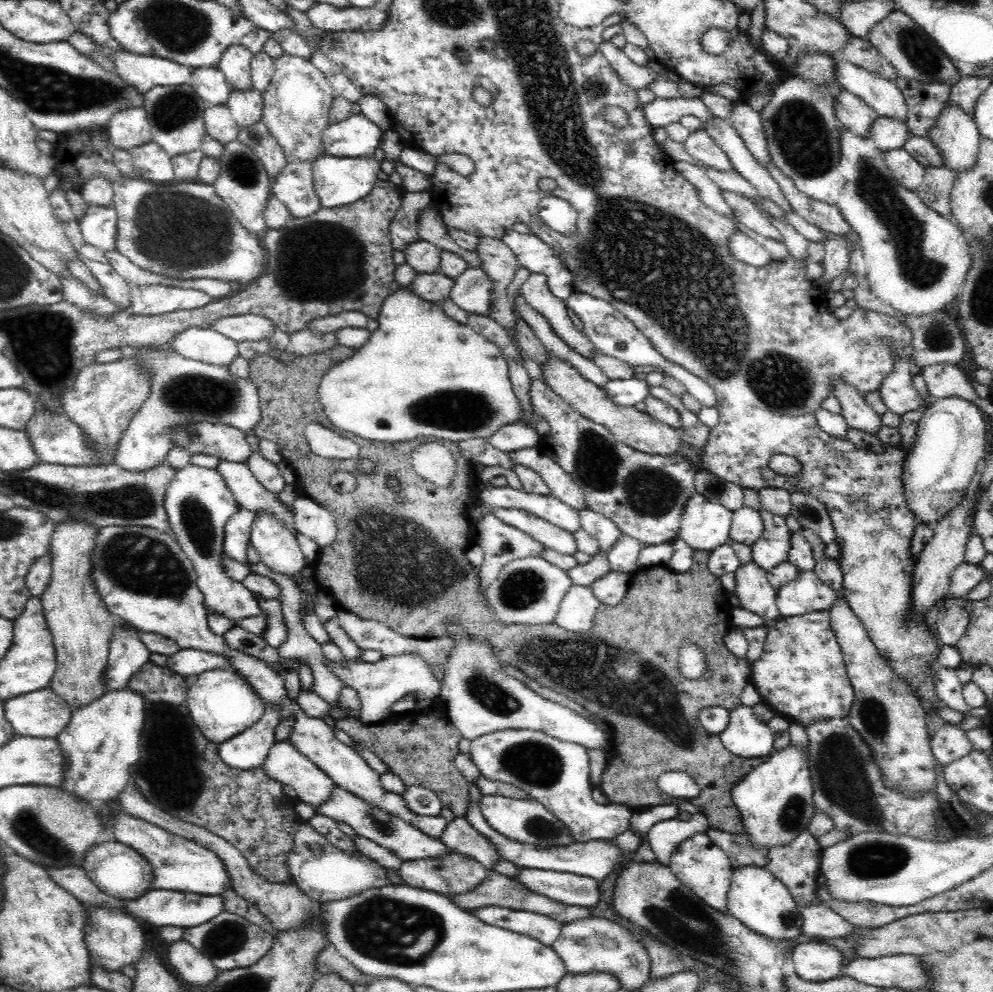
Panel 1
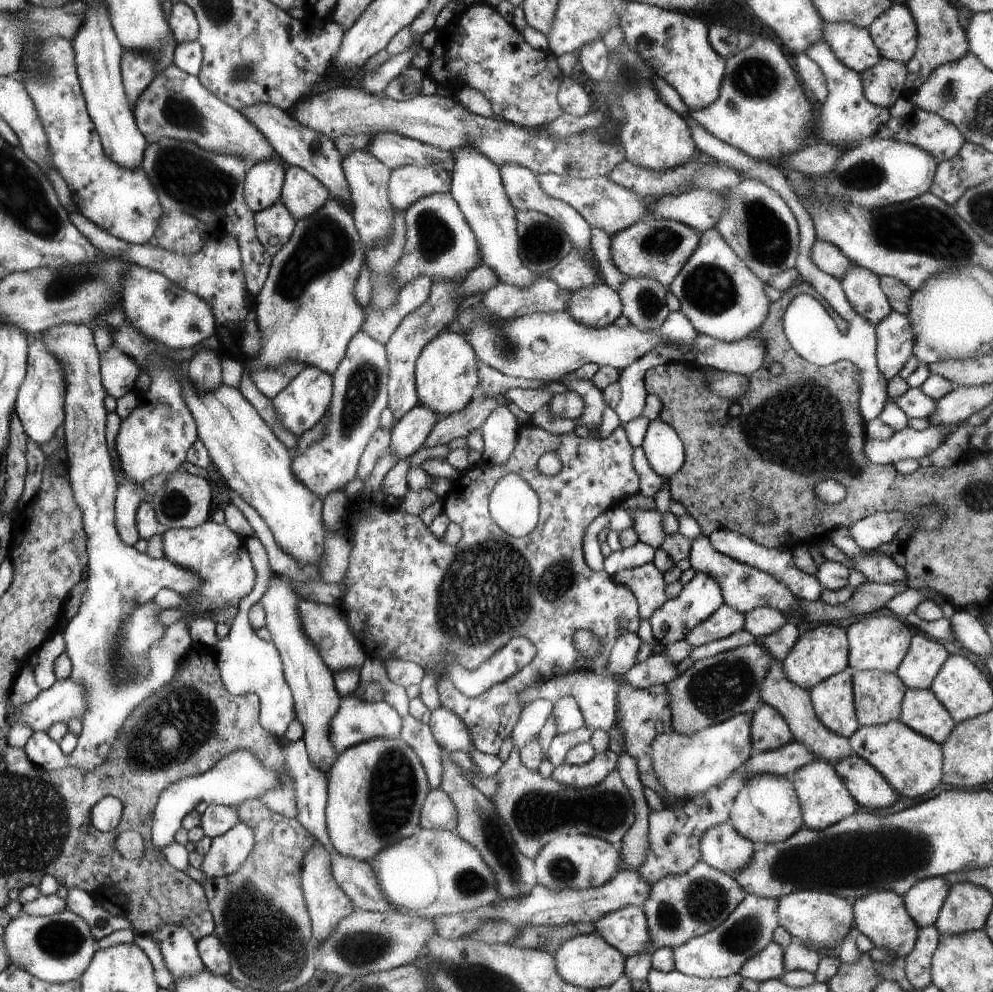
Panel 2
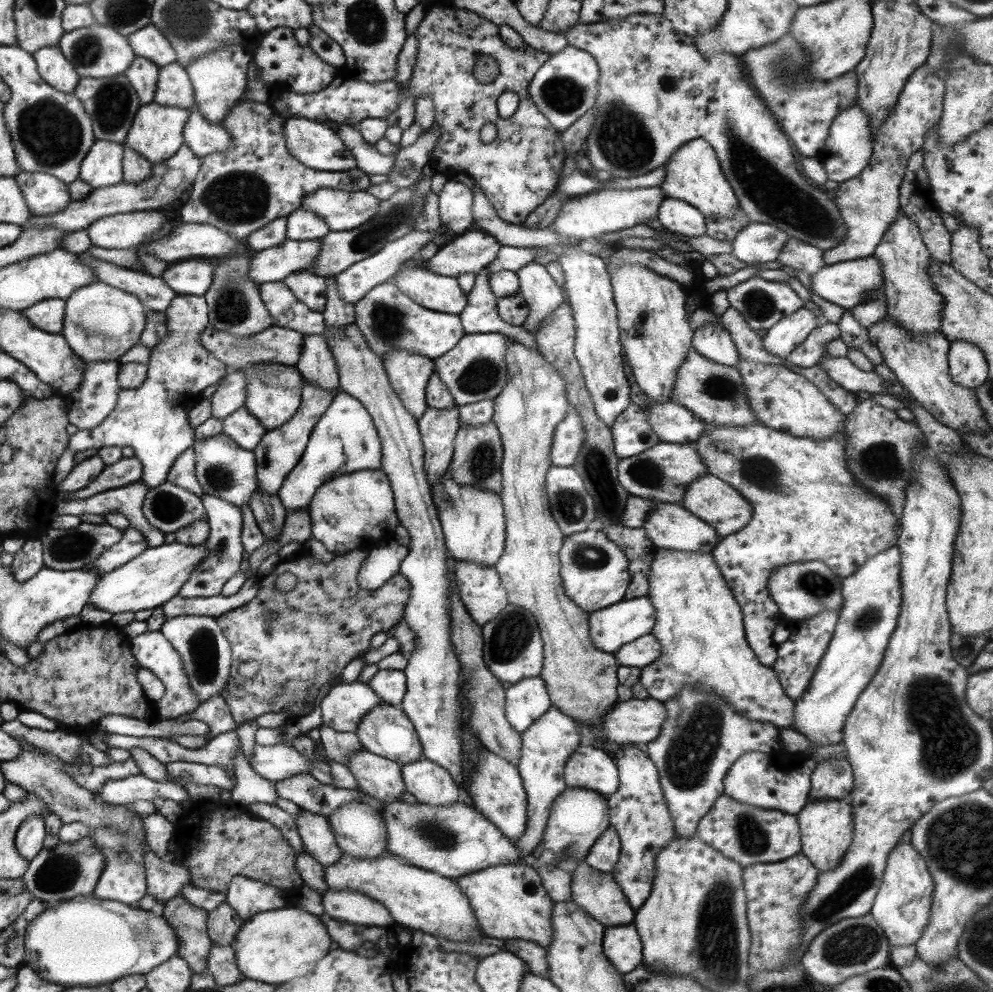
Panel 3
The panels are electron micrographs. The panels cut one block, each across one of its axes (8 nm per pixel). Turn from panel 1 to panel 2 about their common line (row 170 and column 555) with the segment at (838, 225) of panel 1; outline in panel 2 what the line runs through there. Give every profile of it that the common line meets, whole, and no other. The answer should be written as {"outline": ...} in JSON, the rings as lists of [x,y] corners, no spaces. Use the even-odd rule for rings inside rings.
{"outline":[[[607,750],[607,752],[595,754],[591,762],[583,766],[569,766],[563,762],[551,772],[549,778],[571,790],[587,790],[601,784],[609,776],[609,772],[617,768],[617,758],[619,756],[615,752]]]}

